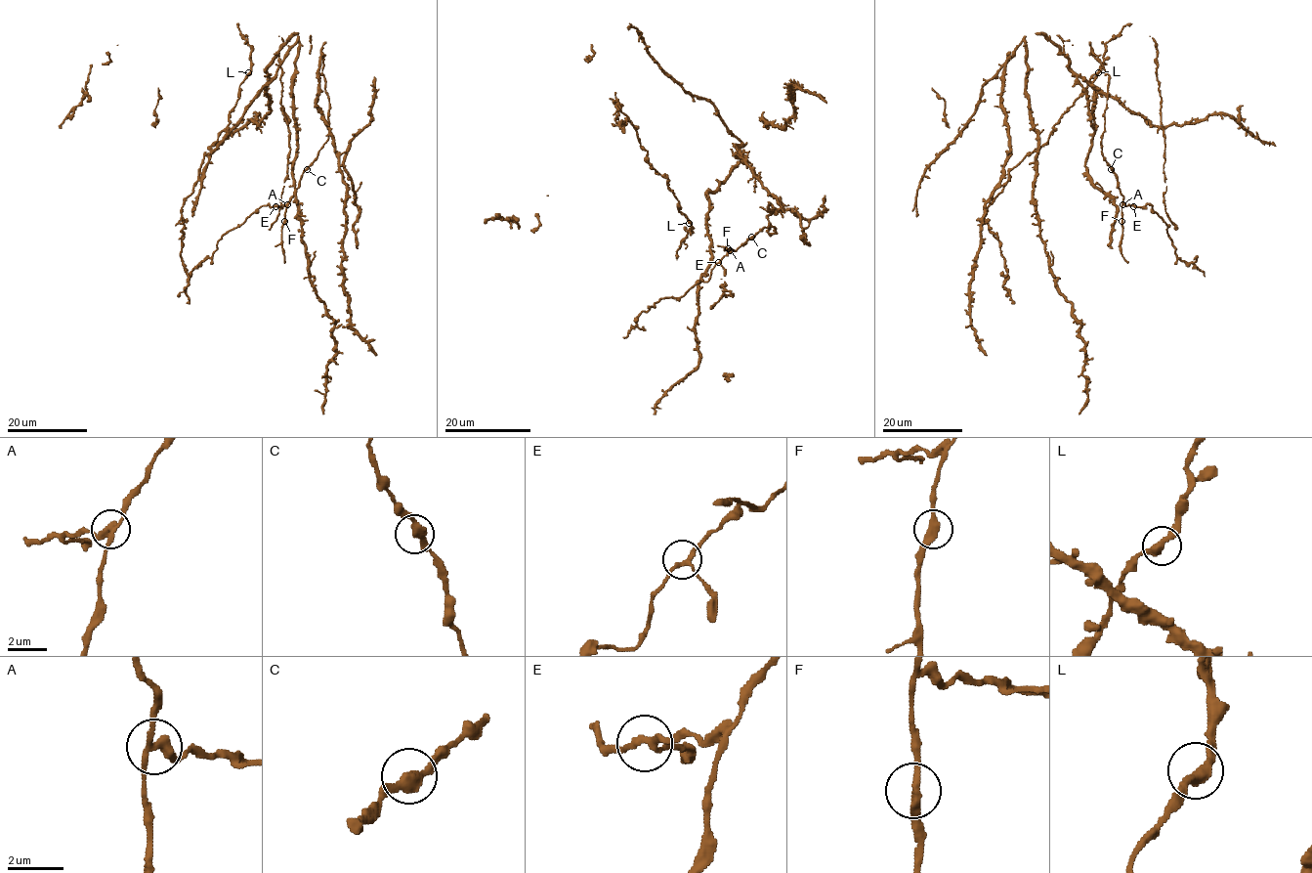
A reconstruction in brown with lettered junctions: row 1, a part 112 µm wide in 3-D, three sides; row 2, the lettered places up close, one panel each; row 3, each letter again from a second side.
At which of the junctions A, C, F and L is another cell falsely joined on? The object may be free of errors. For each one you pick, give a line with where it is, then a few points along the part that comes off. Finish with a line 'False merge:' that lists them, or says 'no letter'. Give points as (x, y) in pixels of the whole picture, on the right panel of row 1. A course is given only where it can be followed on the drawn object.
A: at (1122, 204); foreign part runs (1122, 204), (1150, 204), (1165, 223), (1175, 255), (1185, 262), (1192, 262), (1205, 276)
False merge: A

